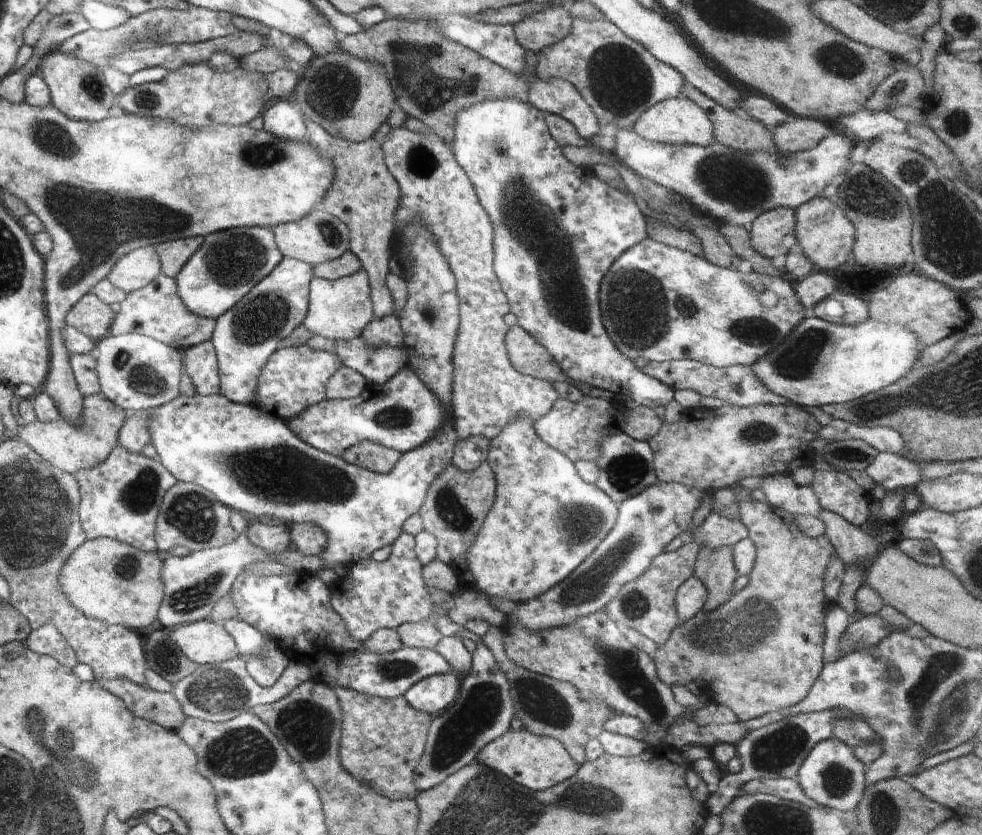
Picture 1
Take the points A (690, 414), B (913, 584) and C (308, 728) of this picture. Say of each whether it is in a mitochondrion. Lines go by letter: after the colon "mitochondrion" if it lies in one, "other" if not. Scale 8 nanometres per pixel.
A: other
B: other
C: mitochondrion

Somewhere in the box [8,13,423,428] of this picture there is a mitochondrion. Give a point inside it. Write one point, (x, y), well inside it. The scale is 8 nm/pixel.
(93, 220)

